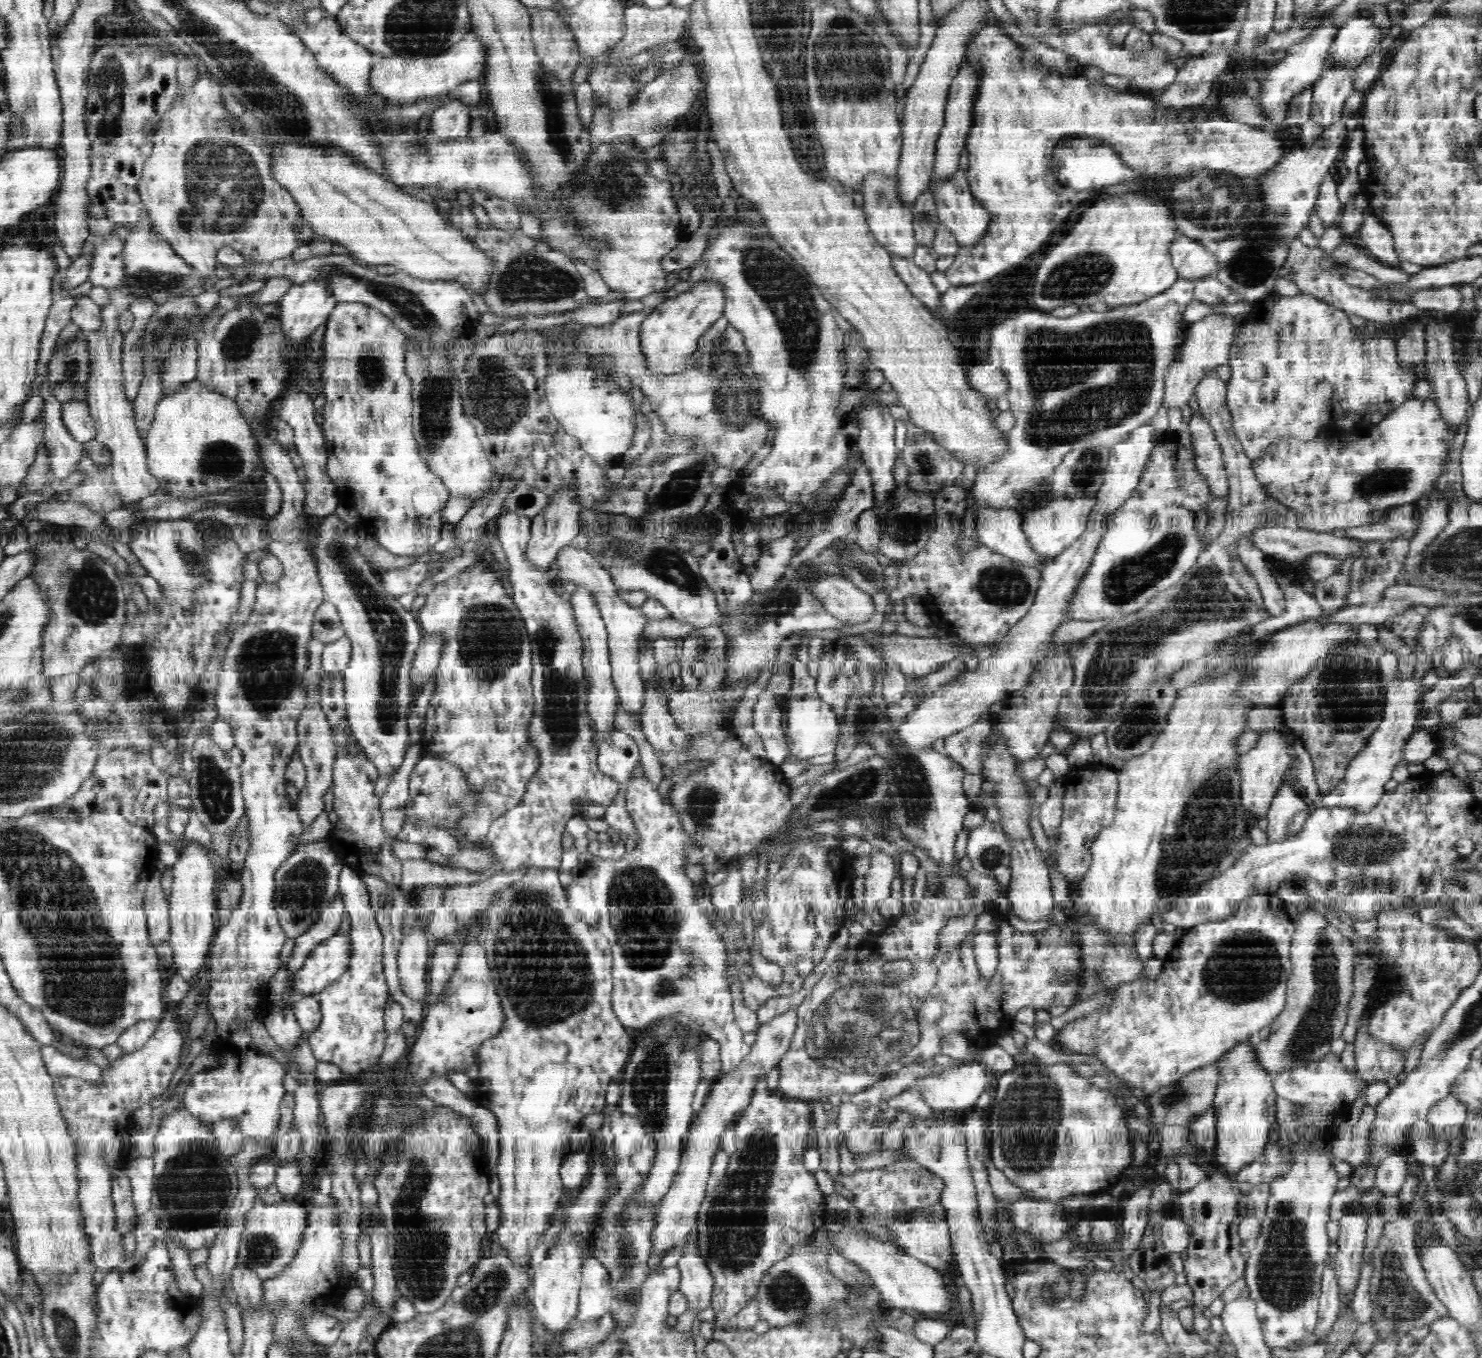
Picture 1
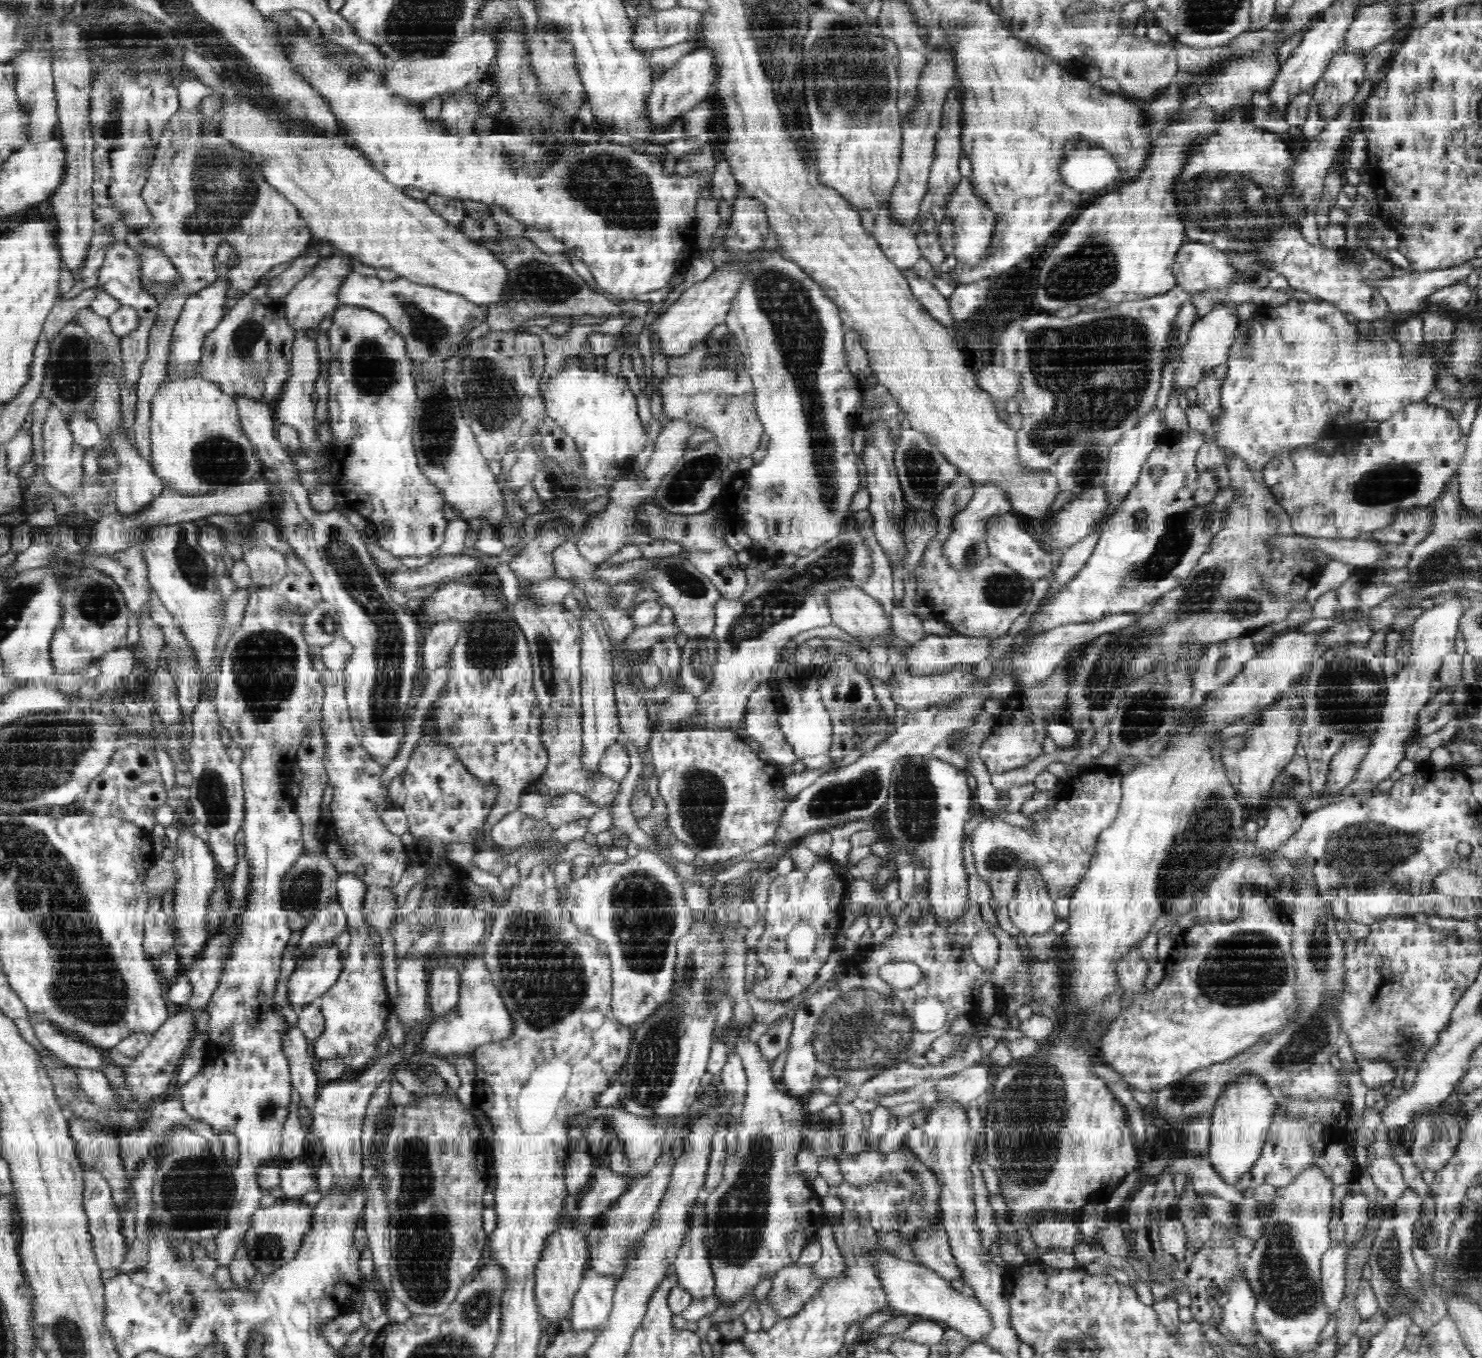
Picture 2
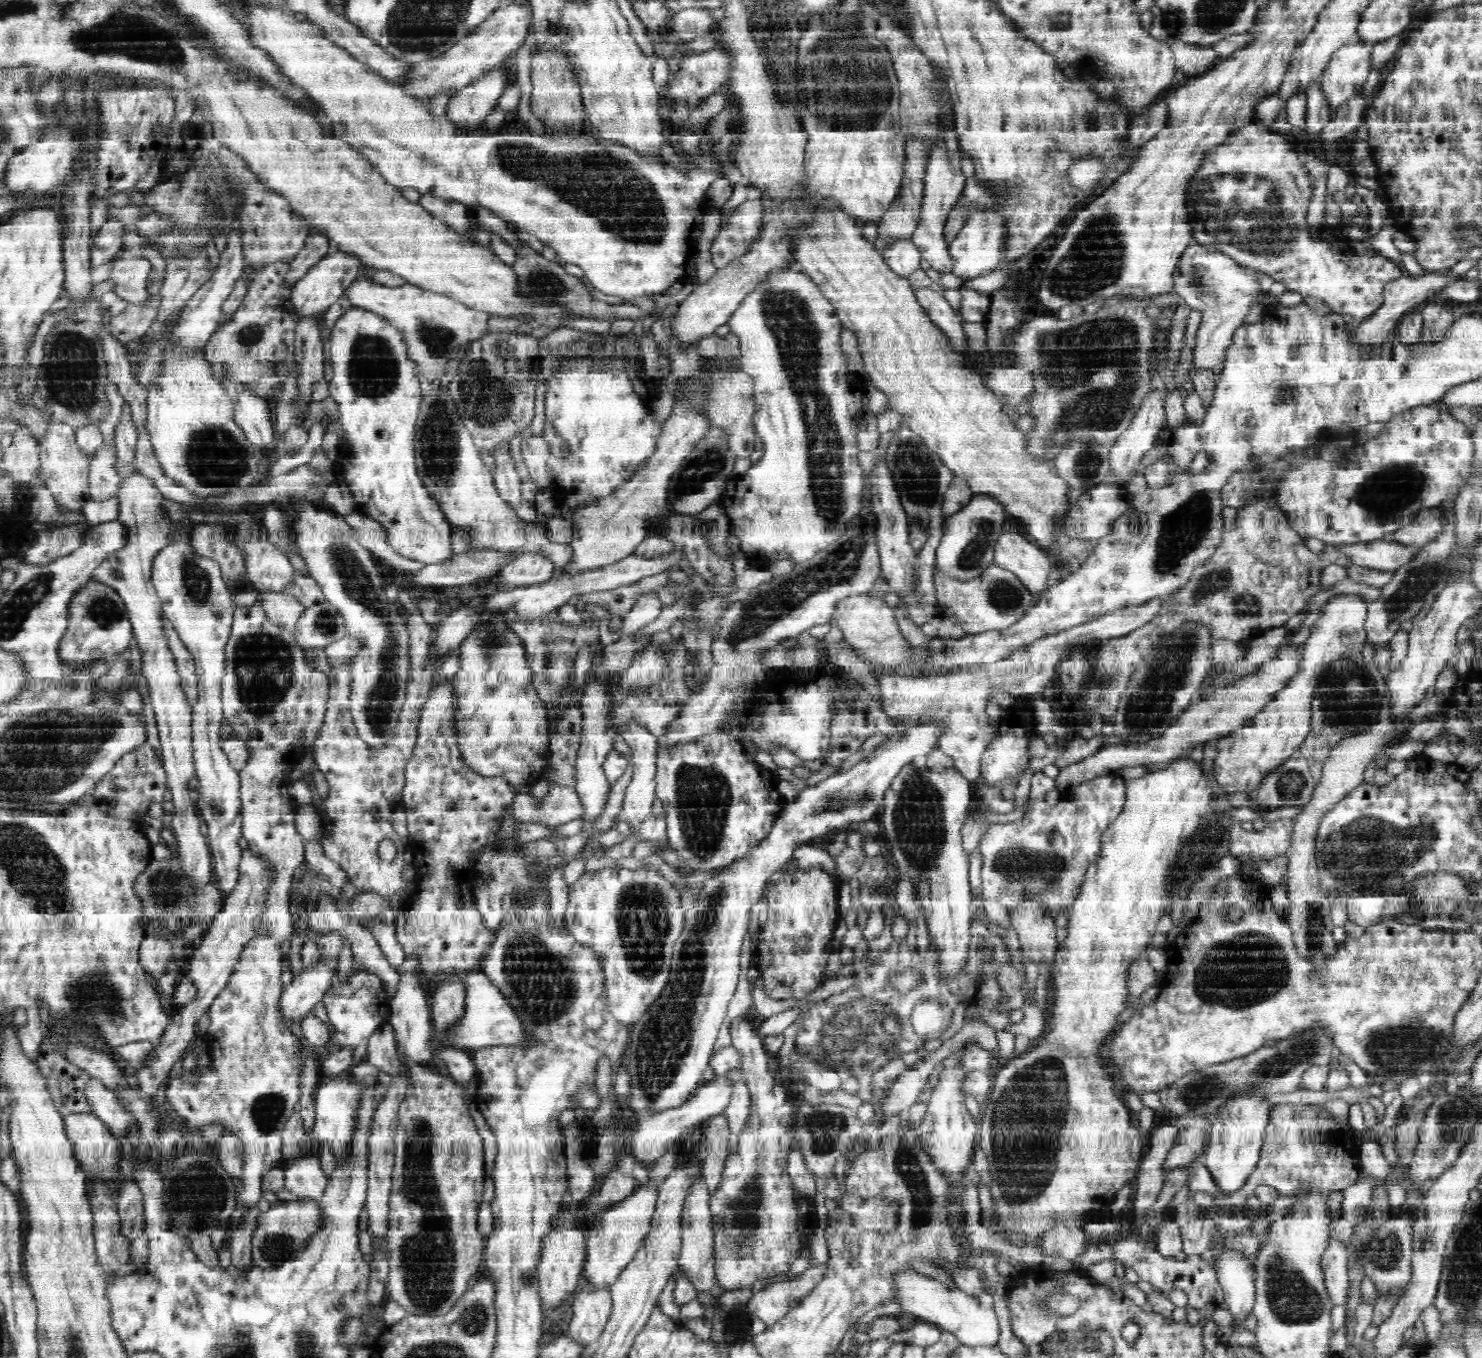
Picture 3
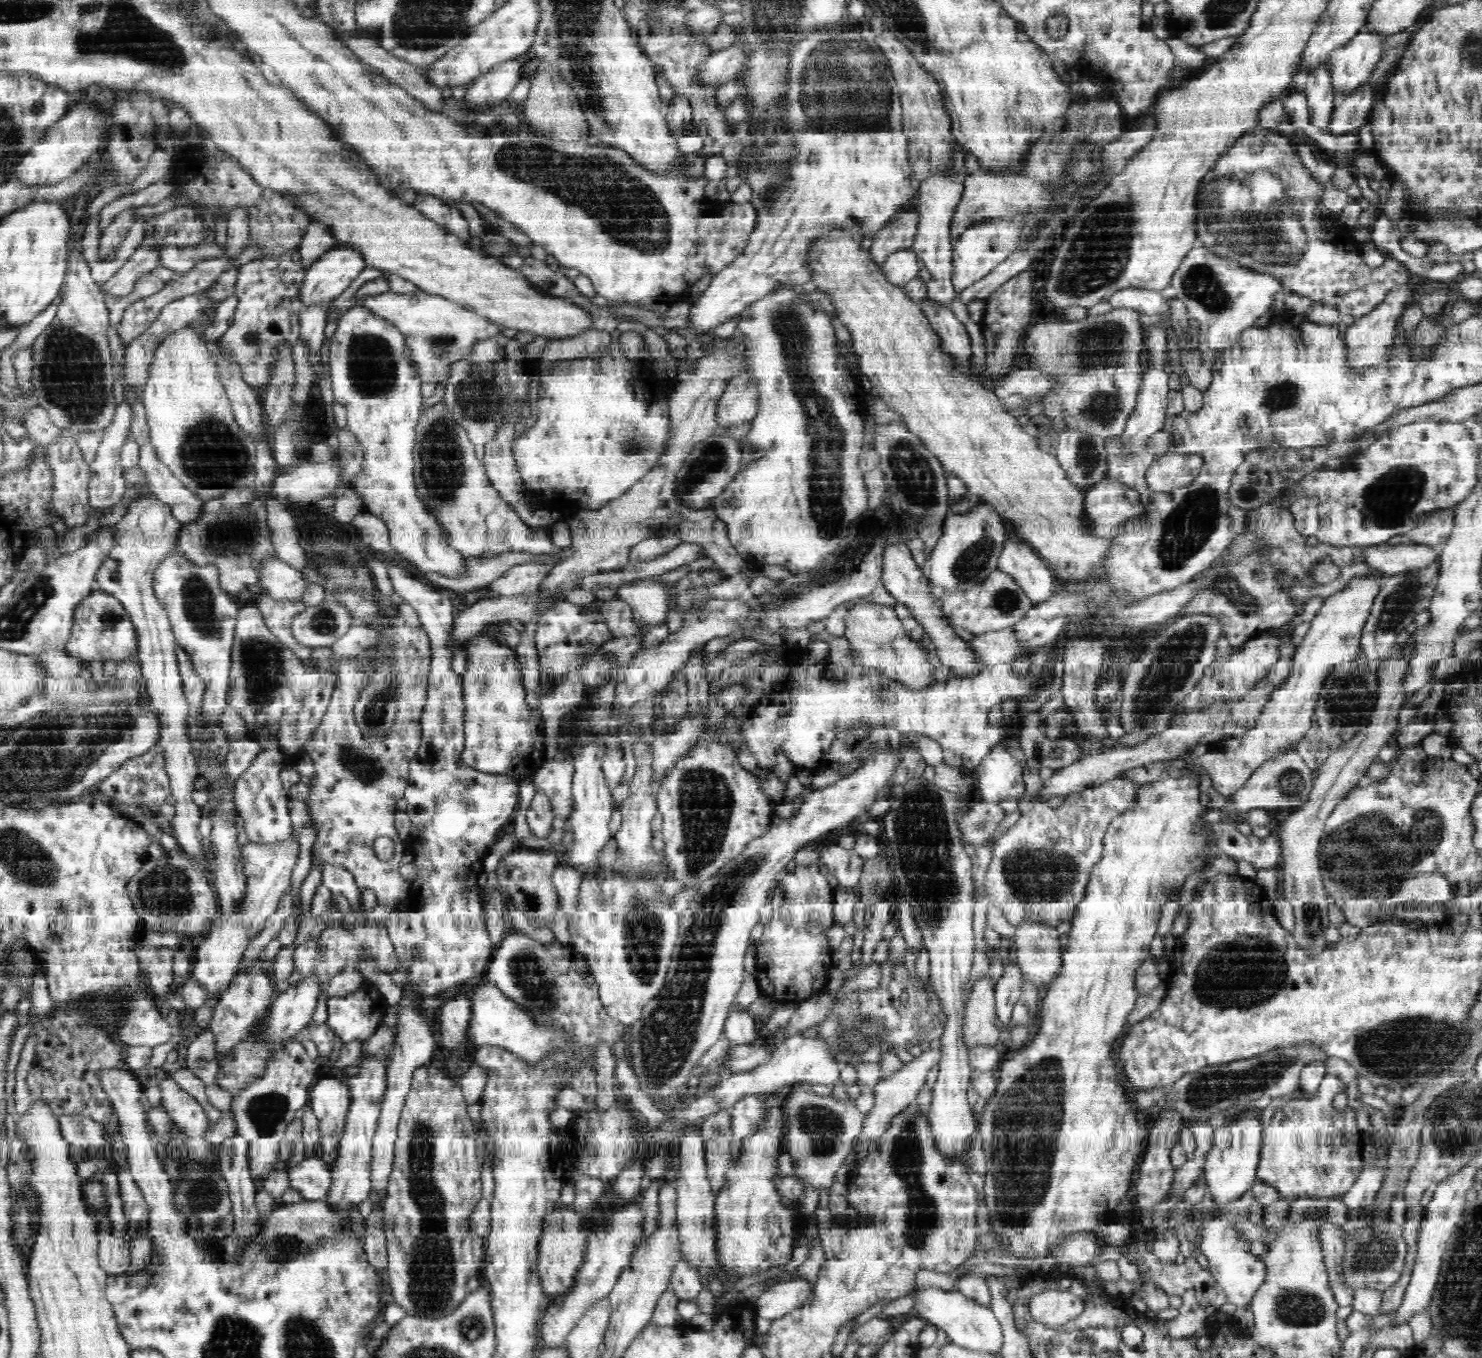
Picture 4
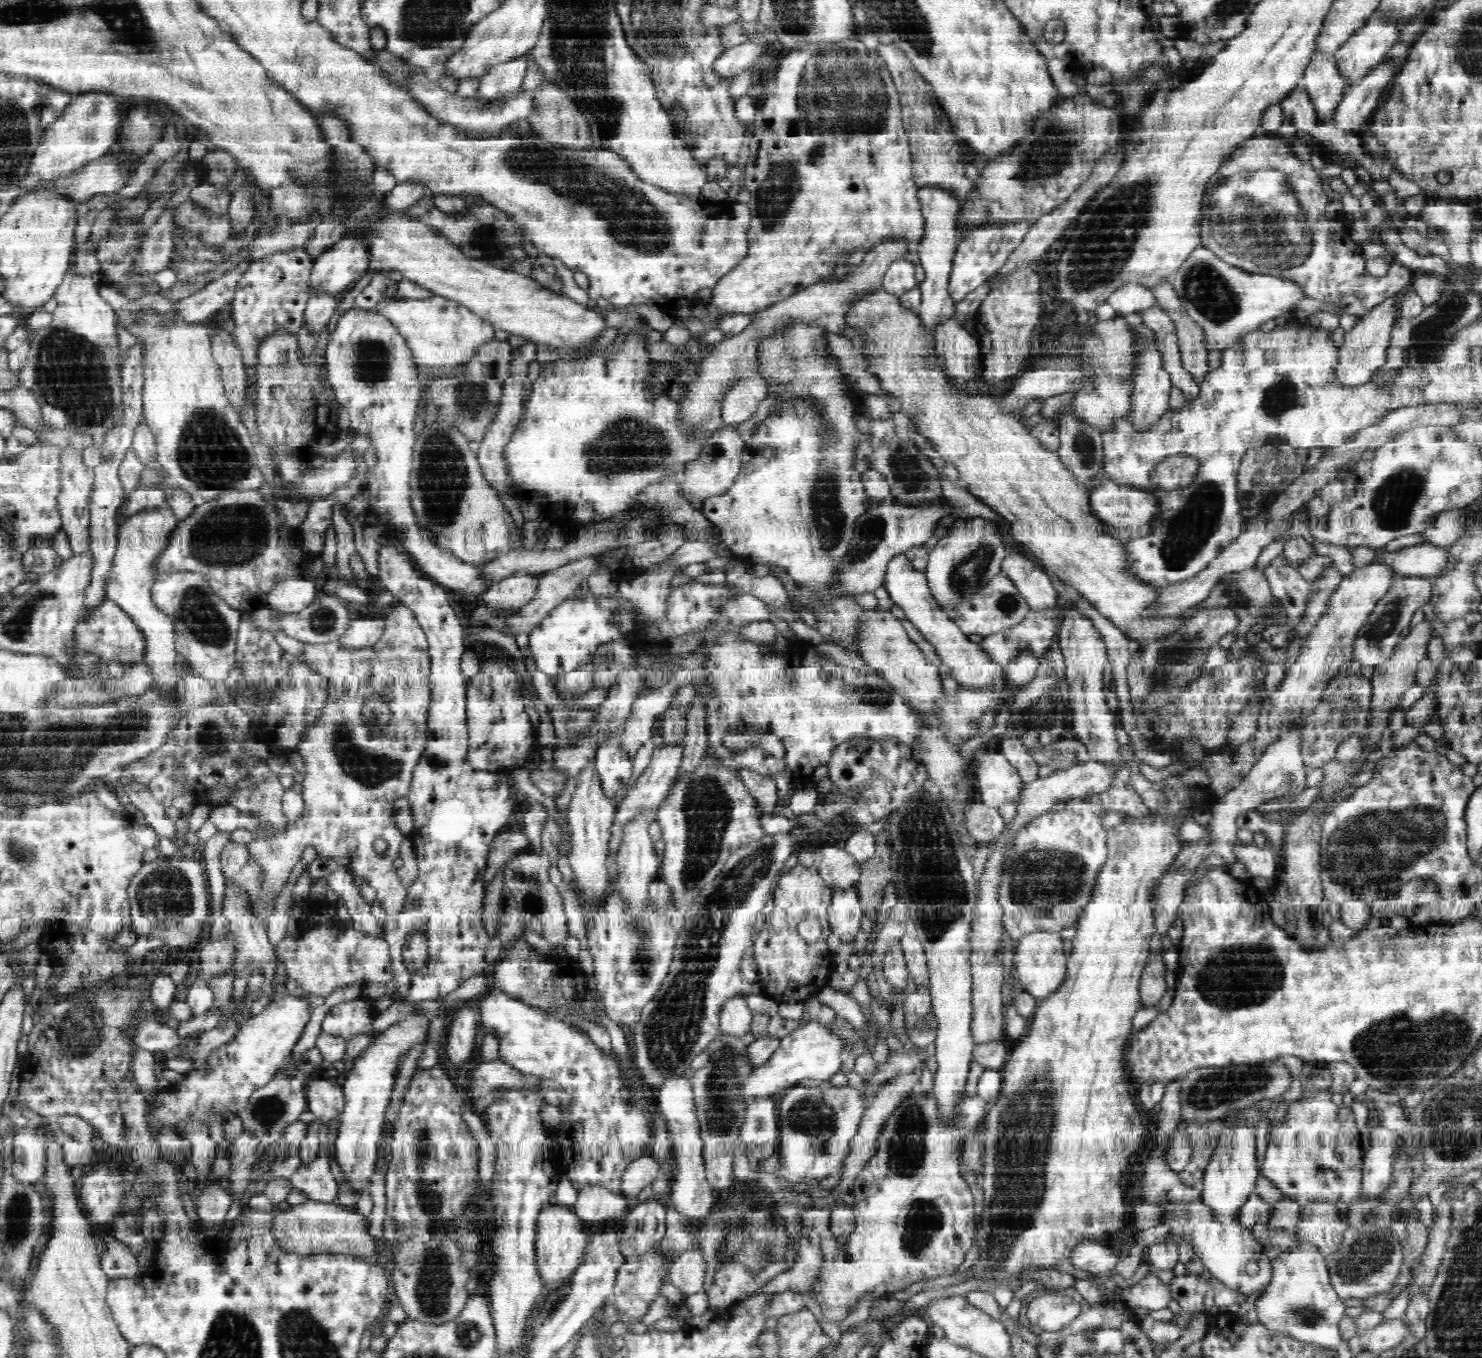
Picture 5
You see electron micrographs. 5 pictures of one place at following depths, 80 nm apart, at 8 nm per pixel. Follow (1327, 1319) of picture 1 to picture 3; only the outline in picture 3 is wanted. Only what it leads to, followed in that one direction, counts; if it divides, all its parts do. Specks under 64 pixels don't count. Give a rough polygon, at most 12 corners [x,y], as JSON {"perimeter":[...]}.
{"perimeter":[[1330,1238],[1321,1265],[1328,1297],[1348,1298],[1347,1244]]}

